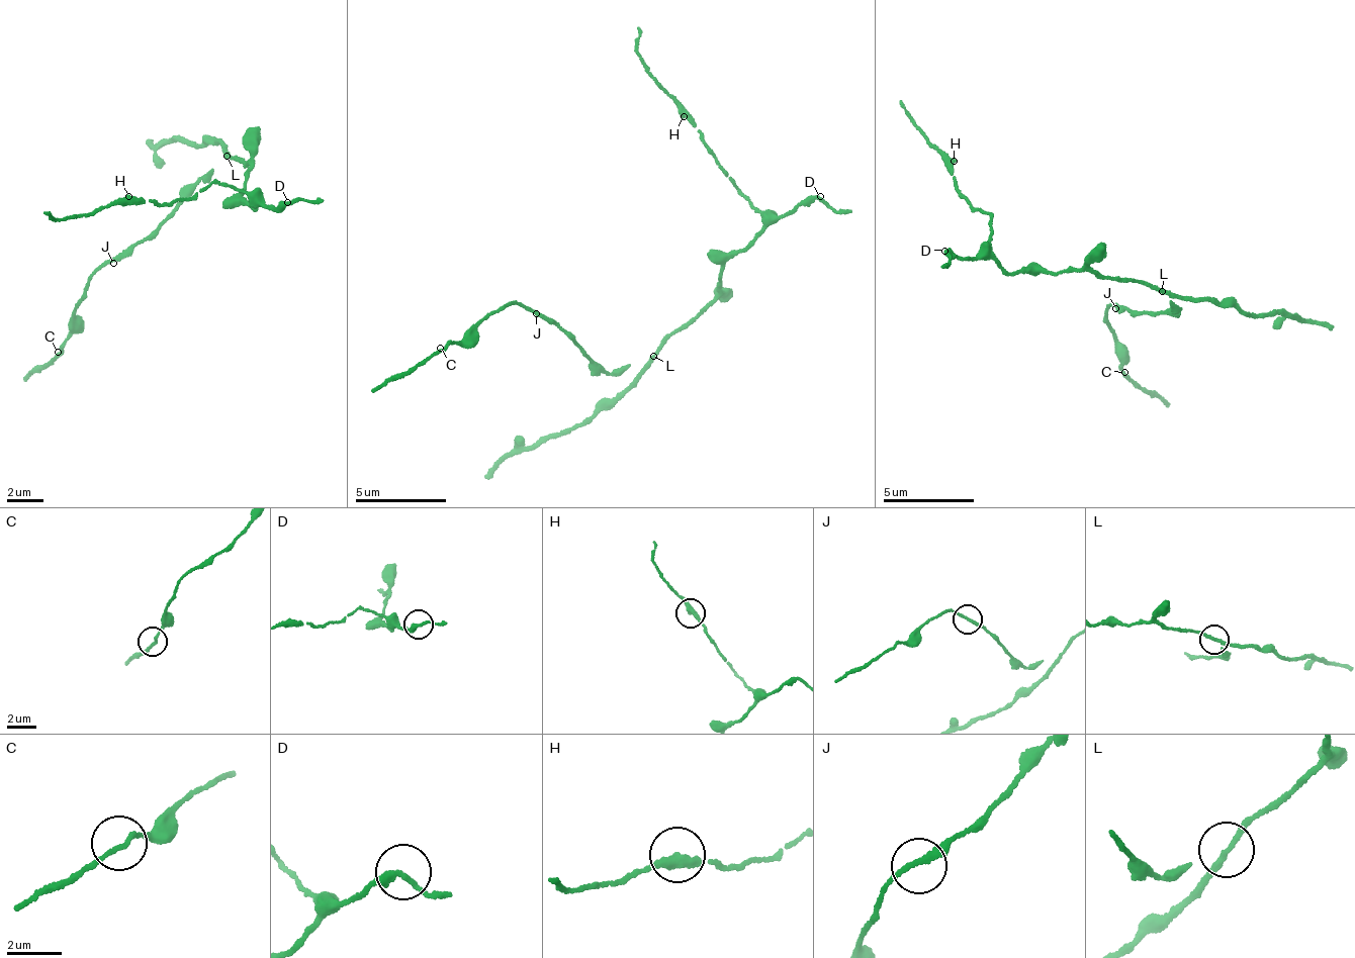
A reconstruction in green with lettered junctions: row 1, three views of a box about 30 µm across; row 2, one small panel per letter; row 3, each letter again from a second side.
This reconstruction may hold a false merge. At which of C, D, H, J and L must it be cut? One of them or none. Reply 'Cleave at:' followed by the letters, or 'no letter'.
Cleave at: L

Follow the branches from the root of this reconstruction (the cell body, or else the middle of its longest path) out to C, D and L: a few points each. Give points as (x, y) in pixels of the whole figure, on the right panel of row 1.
C: (1144, 286), (1176, 298), (1177, 307), (1158, 313), (1107, 308), (1124, 372)
D: (1144, 286), (1069, 267), (1063, 272), (1014, 273), (992, 261), (973, 263), (944, 251)
L: (1144, 286), (1160, 292)

